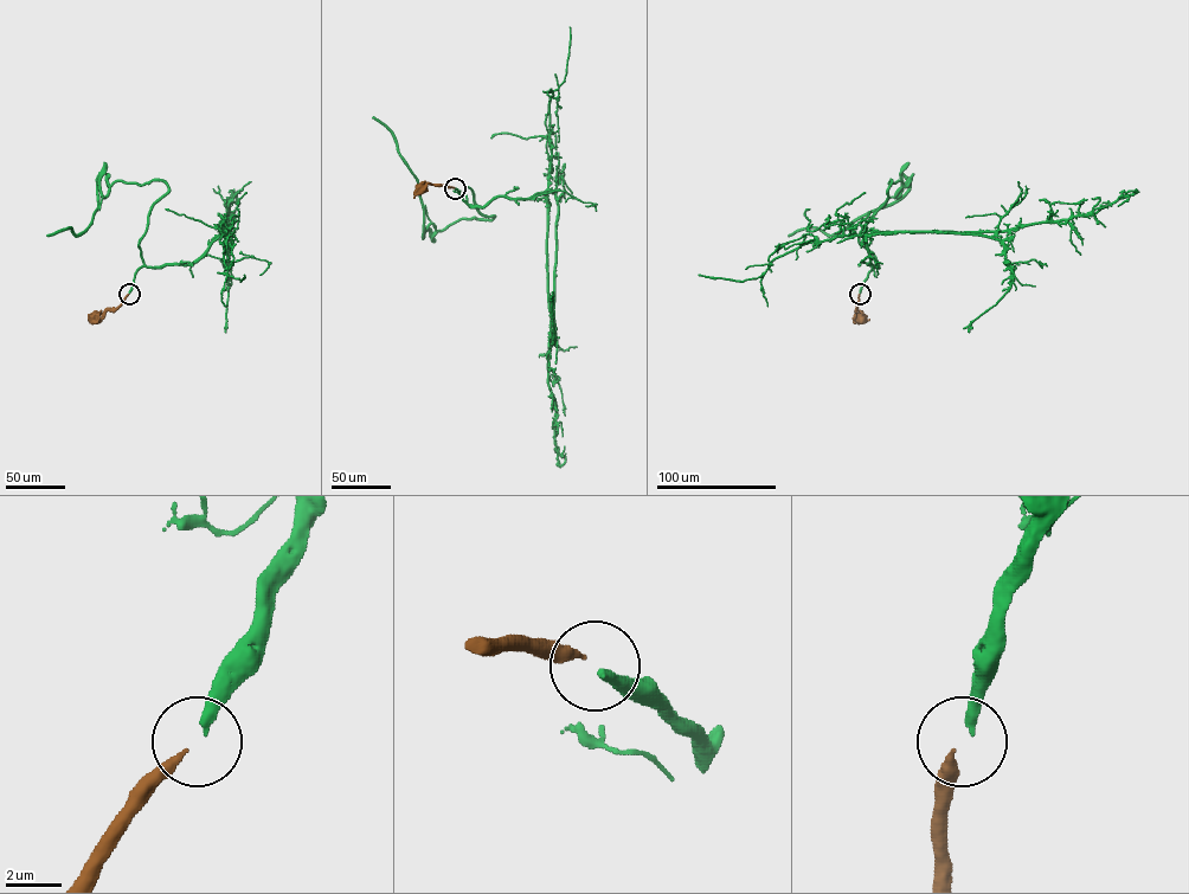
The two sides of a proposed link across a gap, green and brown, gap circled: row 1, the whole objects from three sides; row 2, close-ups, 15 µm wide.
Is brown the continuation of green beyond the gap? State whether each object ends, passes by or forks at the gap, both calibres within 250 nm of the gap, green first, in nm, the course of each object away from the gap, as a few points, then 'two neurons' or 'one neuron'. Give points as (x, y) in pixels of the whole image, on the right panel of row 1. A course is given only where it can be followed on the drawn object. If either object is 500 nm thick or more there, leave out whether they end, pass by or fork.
green ends | brown ends | 360/280 nm | green via (860, 294), (878, 263), (859, 235), (891, 180), (900, 193), (903, 174), (901, 198), (840, 231), (789, 236) | brown via (859, 294), (855, 319), (862, 319) | one neuron

